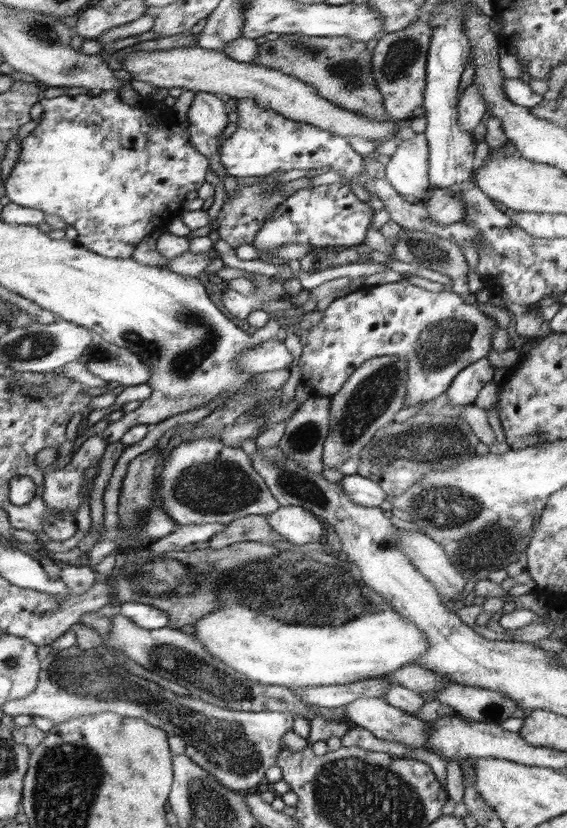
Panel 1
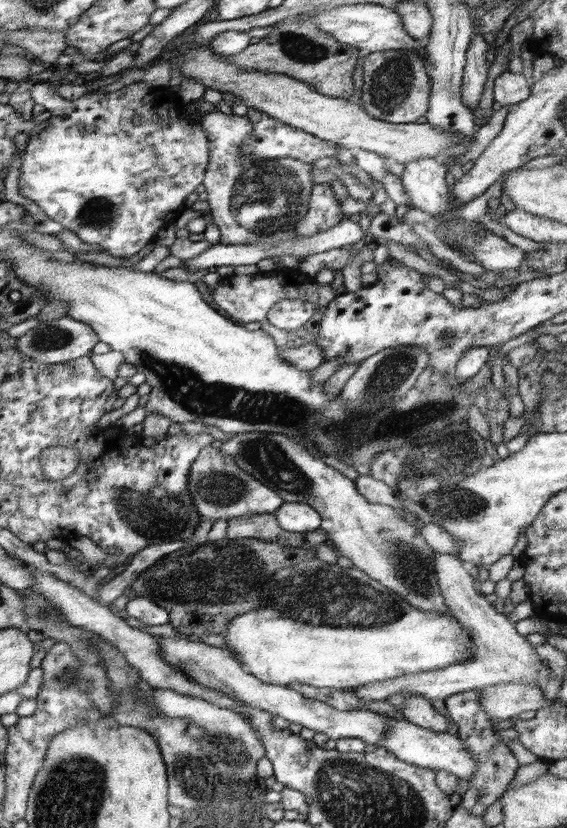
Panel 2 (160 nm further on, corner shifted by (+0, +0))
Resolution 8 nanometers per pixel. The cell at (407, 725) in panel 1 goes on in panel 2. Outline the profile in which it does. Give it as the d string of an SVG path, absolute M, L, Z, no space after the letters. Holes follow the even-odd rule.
M385 715L389 730L376 747L384 747L392 751L396 758L432 770L447 770L462 780L471 780L477 764L472 753L467 749L465 742L455 732L434 732L417 724L412 724L406 719L398 720Z

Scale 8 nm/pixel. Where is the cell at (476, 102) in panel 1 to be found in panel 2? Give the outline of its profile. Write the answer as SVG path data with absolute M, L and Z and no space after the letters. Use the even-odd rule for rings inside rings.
M473 36L470 48L466 52L466 64L461 84L461 94L464 104L474 110L478 106L486 78L488 66L486 65L486 51L490 44L483 36Z

